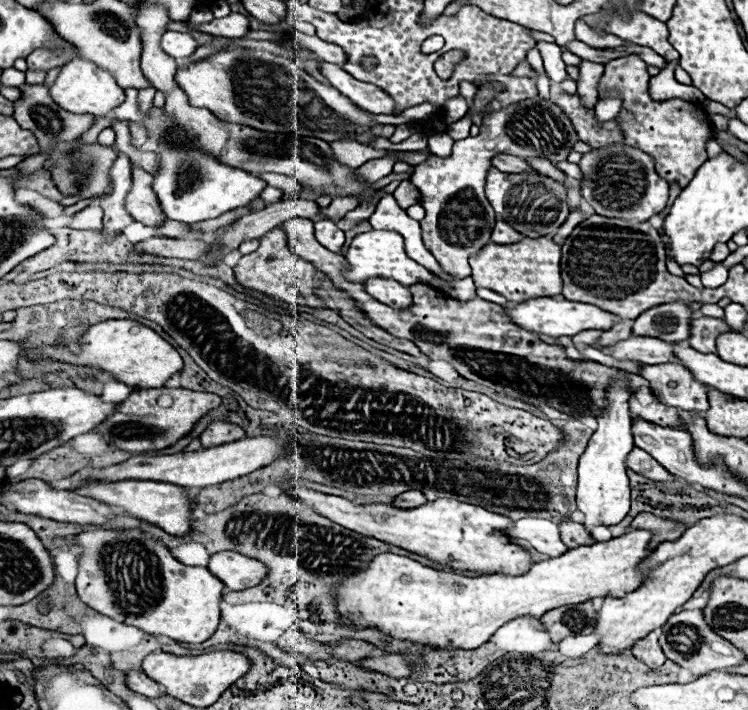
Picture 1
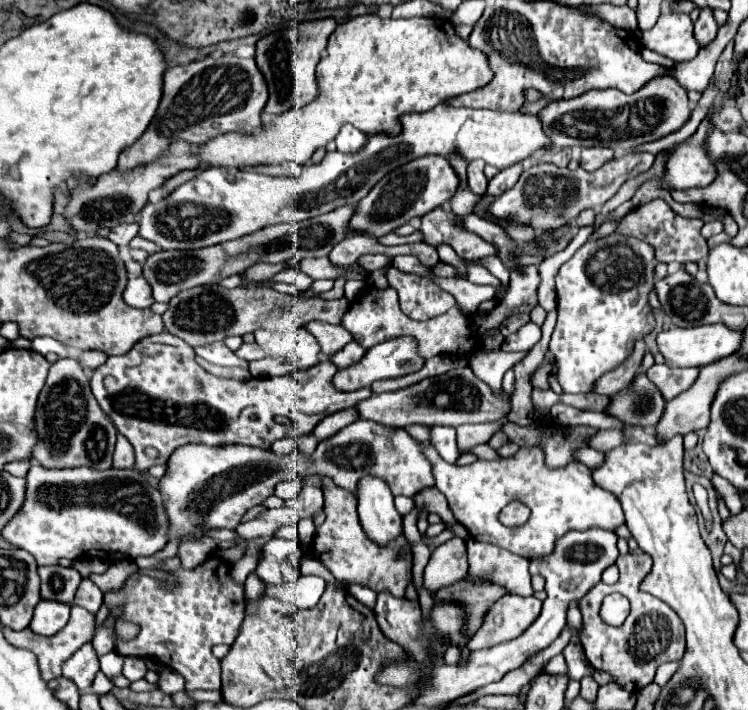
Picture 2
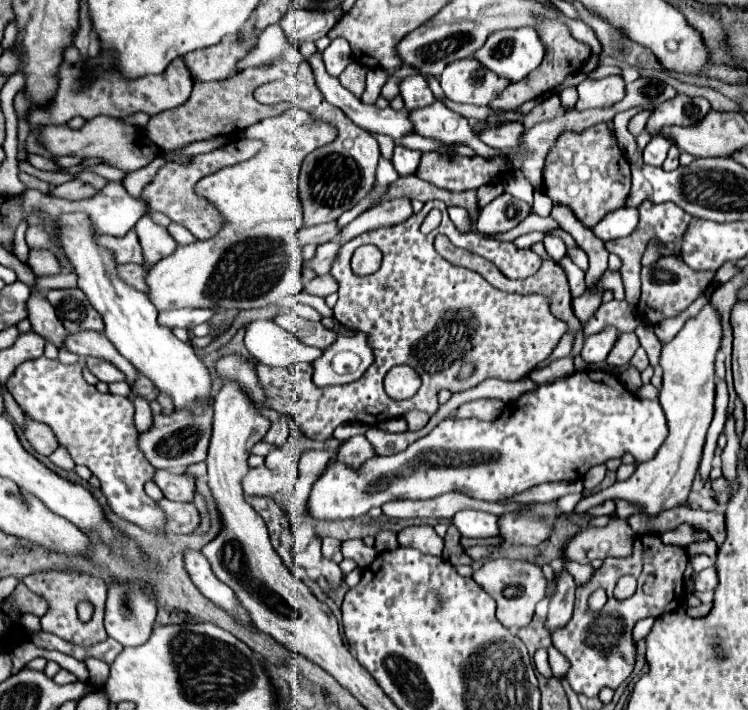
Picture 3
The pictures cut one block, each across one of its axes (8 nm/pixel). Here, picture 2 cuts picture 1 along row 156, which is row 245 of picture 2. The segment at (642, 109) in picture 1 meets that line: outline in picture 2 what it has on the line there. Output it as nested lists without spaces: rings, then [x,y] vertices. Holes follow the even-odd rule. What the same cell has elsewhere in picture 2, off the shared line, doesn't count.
[[[652,200],[644,206],[632,210],[618,226],[618,232],[626,234],[626,236],[636,236],[636,238],[652,244],[656,248],[658,262],[686,264],[686,262],[700,262],[708,256],[708,244],[700,234],[702,224],[704,224],[702,218],[692,218],[692,220],[682,218],[664,200]]]

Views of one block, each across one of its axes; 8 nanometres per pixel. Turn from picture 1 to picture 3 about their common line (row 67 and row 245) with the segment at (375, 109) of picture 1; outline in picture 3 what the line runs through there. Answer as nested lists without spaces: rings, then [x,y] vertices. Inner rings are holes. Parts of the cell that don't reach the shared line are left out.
[[[326,242],[322,246],[316,248],[316,254],[312,260],[304,260],[304,268],[310,268],[316,272],[316,276],[322,276],[322,274],[328,274],[328,268],[332,264],[332,260],[336,258],[336,252],[338,252],[338,244],[336,242]]]

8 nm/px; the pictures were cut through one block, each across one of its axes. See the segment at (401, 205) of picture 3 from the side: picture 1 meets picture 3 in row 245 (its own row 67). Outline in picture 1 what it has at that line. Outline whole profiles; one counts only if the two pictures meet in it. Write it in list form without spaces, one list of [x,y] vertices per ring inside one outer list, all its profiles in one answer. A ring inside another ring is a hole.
[[[303,34],[301,44],[313,52],[316,52],[316,56],[318,56],[320,60],[332,62],[332,64],[344,68],[344,64],[346,64],[346,52],[344,52],[338,44],[330,44],[330,42],[320,40],[318,36],[309,36],[306,34]]]

